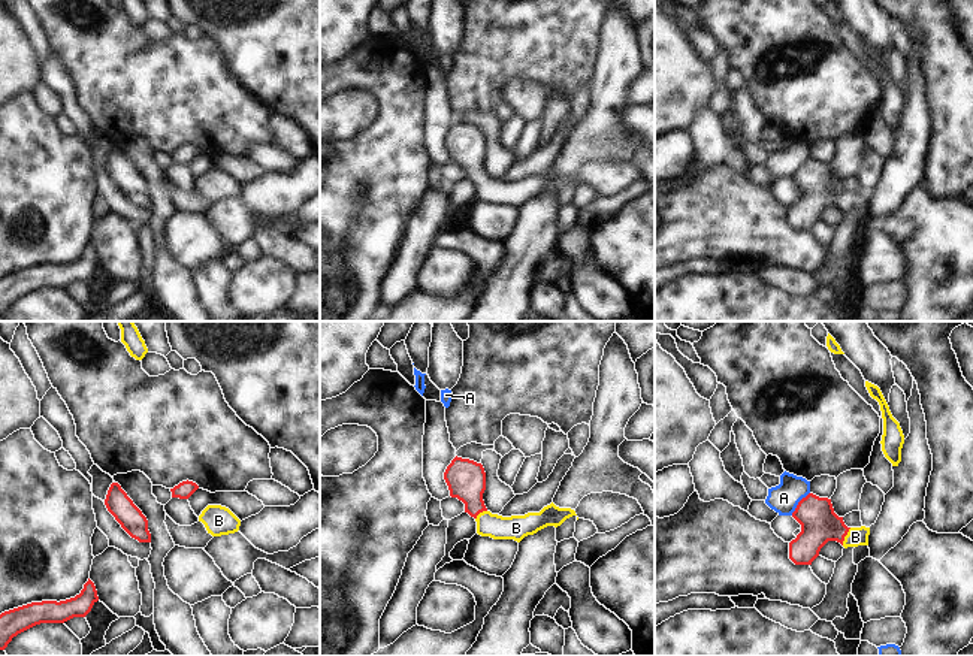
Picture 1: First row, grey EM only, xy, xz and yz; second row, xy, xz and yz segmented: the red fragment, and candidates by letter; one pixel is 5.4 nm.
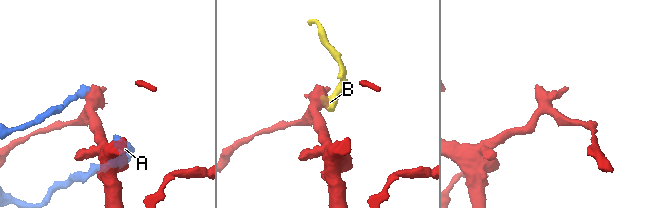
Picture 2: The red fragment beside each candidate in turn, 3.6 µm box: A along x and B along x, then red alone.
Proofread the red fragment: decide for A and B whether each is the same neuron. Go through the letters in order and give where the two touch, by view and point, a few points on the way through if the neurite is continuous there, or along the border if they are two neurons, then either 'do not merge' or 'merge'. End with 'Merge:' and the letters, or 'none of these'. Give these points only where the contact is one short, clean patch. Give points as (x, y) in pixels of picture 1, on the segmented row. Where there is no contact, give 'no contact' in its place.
A: yz (798, 504) | do not merge
B: yz (845, 535) | across yz (819, 523), (845, 535), (855, 537) | merge
Merge: B

